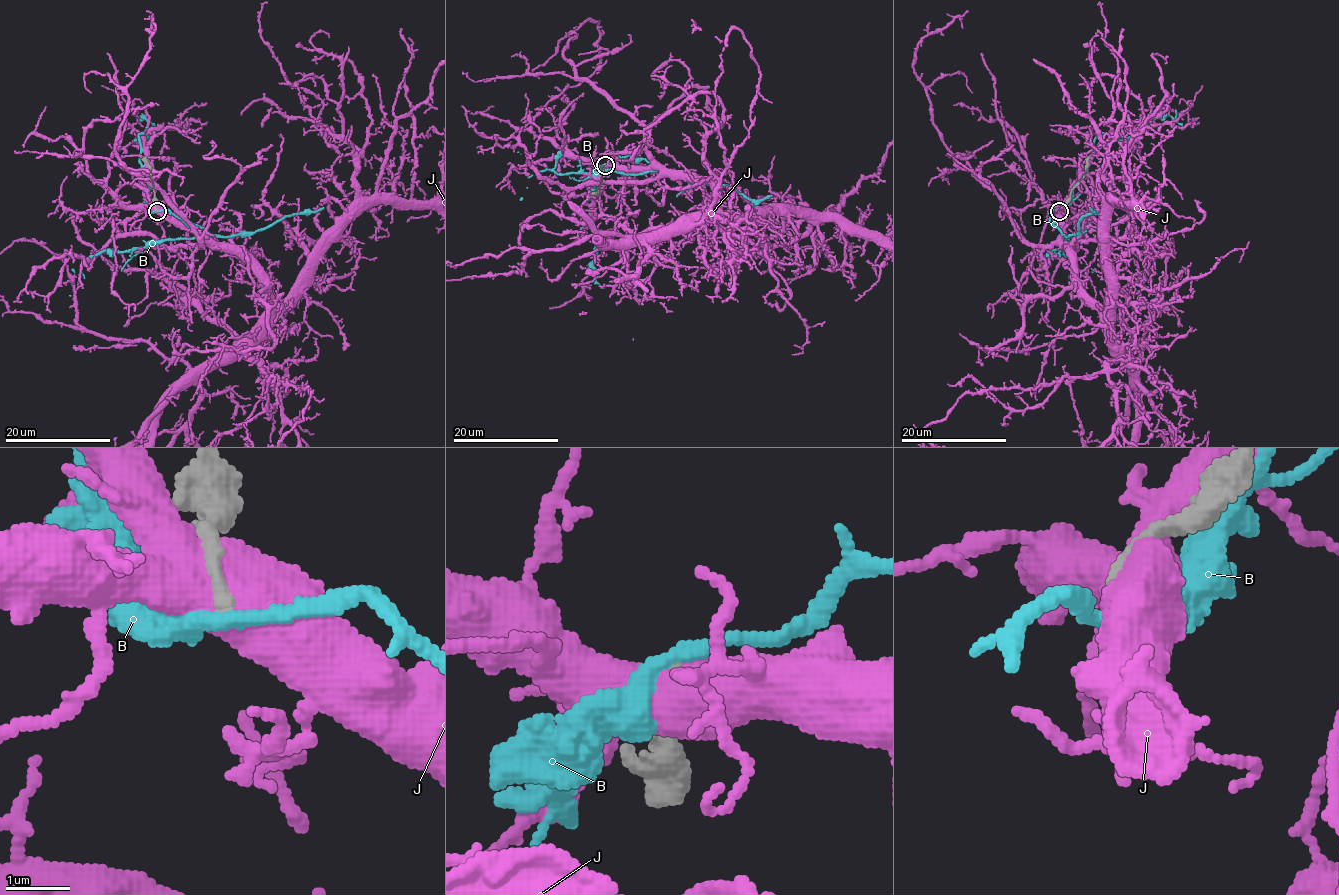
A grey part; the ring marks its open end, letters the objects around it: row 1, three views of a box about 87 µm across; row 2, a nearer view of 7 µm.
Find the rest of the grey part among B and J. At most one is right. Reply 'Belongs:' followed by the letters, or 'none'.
Belongs: none

